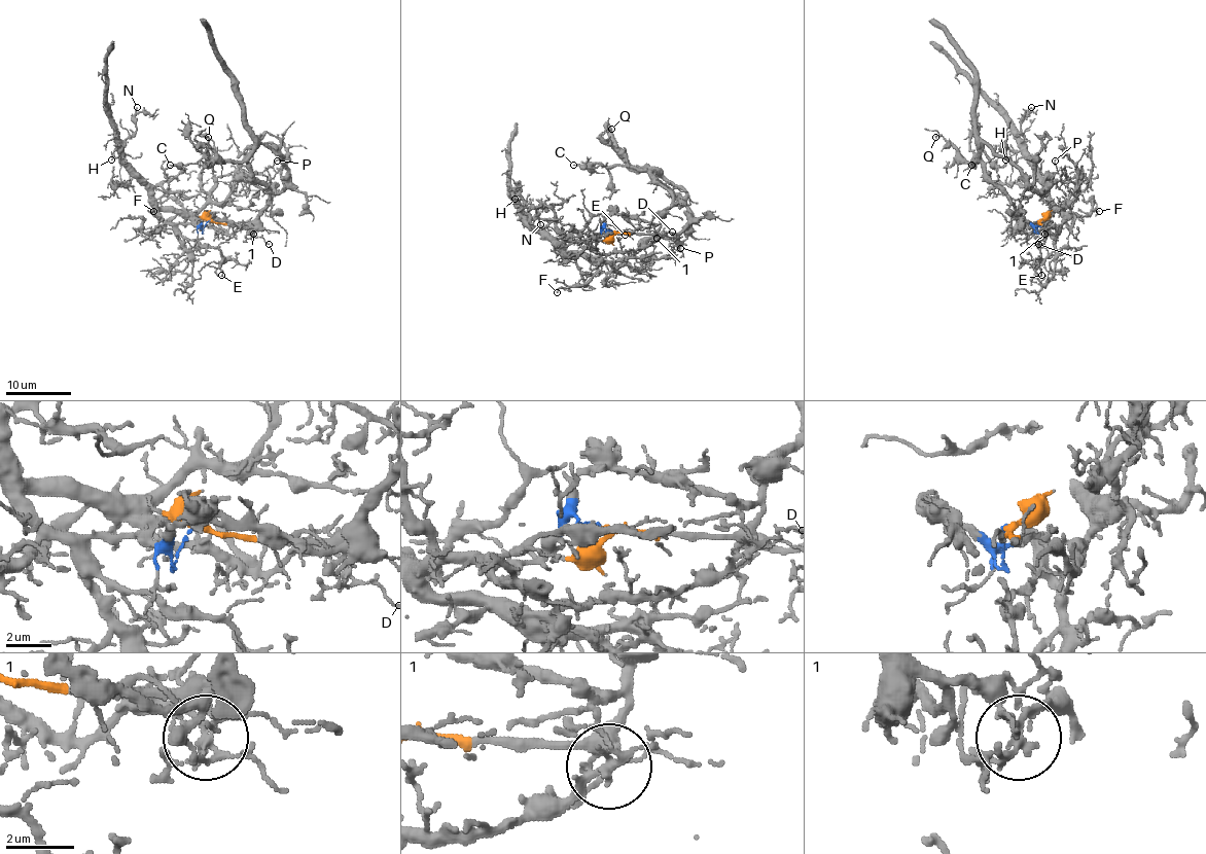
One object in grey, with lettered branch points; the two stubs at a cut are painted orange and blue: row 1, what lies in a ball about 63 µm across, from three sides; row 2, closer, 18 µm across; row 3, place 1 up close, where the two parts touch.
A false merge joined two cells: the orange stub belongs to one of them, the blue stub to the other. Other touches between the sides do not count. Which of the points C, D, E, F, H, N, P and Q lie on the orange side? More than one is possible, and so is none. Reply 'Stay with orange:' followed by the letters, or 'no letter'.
Stay with orange: C, P, Q

